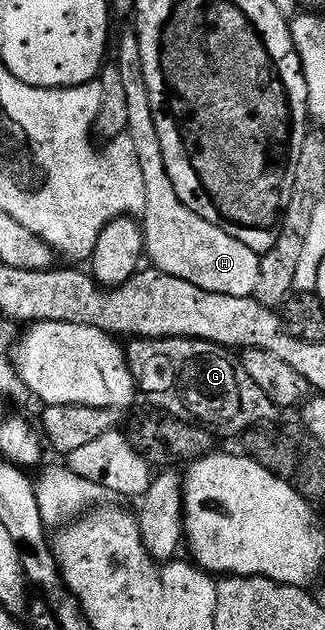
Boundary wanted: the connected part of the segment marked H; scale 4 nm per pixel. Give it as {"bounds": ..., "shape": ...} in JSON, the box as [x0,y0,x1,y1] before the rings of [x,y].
{"bounds":[115,29,260,298],"shape":[[[134,29],[127,31],[119,38],[119,51],[115,58],[121,80],[125,84],[125,104],[129,108],[129,124],[126,137],[133,140],[133,148],[137,148],[137,160],[141,164],[141,176],[145,176],[145,208],[141,215],[143,227],[143,245],[146,257],[151,258],[150,265],[169,276],[177,276],[177,280],[189,280],[189,284],[197,284],[197,288],[205,288],[205,292],[217,292],[225,296],[241,296],[250,298],[257,286],[260,255],[253,252],[241,240],[233,240],[229,232],[221,232],[217,224],[209,224],[209,220],[201,220],[197,212],[185,208],[177,196],[177,188],[173,188],[173,180],[169,180],[169,172],[165,172],[165,160],[161,140],[157,136],[157,124],[153,120],[153,108],[149,104],[149,88],[145,88],[145,72],[141,68],[141,48],[139,38]]]}

